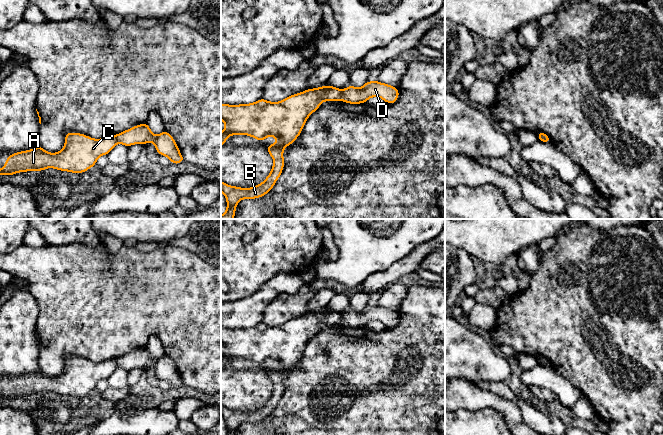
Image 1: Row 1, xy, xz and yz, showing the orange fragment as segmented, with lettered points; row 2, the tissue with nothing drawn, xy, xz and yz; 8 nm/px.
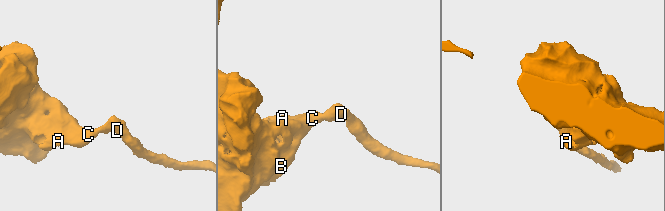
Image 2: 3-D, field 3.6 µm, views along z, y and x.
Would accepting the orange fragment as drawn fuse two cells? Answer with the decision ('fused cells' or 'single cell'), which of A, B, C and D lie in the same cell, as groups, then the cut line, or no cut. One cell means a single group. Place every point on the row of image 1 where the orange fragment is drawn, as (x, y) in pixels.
fused cells; groups A B C / D; cut xz (342, 90), (340, 99)

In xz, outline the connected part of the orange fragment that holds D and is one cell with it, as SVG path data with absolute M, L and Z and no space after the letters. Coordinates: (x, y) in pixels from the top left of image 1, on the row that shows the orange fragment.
M367 81L360 89L350 84L342 90L341 100L349 104L361 104L371 97L380 97L386 104L394 104L399 98L399 89L379 81Z

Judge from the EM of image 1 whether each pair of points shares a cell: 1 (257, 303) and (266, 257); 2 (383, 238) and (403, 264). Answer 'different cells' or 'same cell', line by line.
1: different cells
2: different cells

